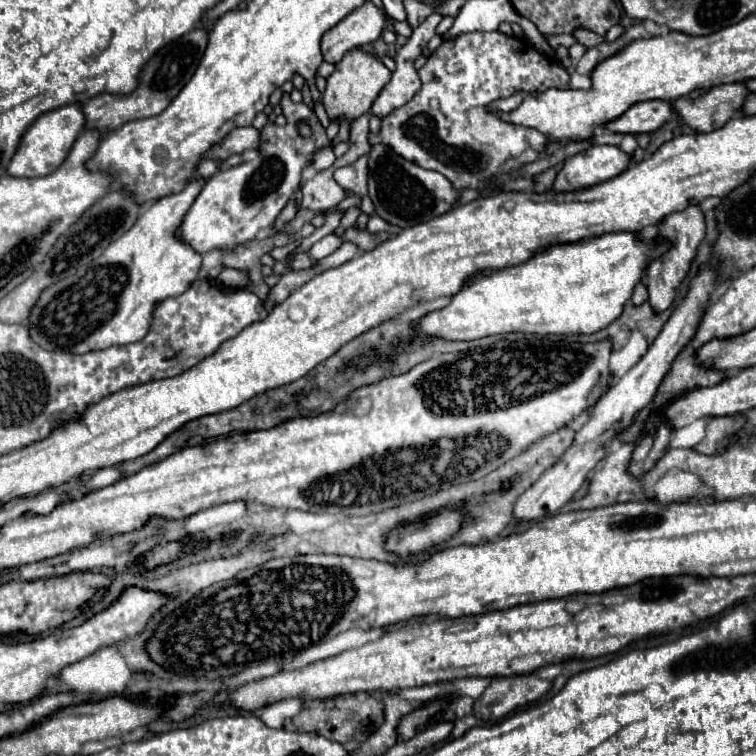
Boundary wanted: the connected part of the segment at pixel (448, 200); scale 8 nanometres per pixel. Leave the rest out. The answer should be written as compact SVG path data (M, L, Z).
M374 145L368 159L368 189L370 197L376 205L376 215L380 215L384 221L406 229L412 225L418 225L422 221L428 221L432 217L448 213L456 201L460 199L460 191L438 171L422 169L406 159L402 159L396 153L388 153L392 149L384 145Z

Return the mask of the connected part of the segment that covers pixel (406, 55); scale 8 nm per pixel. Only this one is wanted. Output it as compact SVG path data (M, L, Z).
M430 15L420 27L414 29L408 43L396 53L396 71L392 73L390 81L384 85L384 89L378 93L376 101L372 103L372 115L384 117L398 109L400 105L406 105L418 91L420 91L420 75L414 69L414 59L424 51L428 41L436 35L434 29L440 23L442 15Z

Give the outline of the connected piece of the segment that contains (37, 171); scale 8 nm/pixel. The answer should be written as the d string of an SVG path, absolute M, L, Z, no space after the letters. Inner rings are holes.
M72 103L72 105L64 105L60 109L40 115L30 125L30 129L24 133L20 147L18 147L12 163L8 165L8 175L12 175L12 177L42 177L42 175L56 171L64 163L64 157L68 155L68 149L72 149L78 133L84 129L84 113L80 113L80 109L82 109L82 105Z

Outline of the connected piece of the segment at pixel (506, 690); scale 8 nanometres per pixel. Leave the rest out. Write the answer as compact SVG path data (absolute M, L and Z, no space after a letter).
M524 673L514 677L494 677L488 689L474 703L474 709L488 719L502 719L516 707L524 707L542 699L552 687L550 679L540 679L536 673Z

